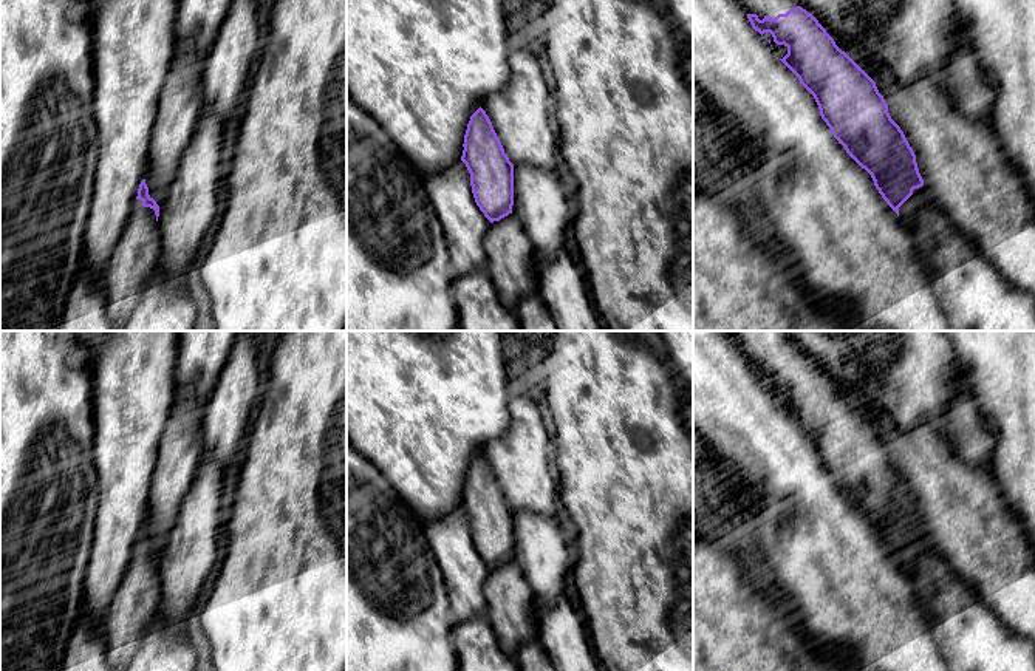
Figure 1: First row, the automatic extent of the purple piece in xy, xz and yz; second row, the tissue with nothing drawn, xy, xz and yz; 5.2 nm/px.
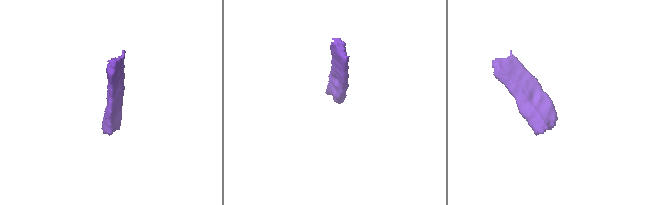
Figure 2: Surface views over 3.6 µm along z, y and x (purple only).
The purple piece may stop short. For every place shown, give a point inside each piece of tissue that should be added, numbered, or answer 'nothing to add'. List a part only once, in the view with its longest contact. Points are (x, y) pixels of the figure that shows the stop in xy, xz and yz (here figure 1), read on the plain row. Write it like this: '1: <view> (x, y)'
1: xy (133, 608)
2: yz (763, 347)

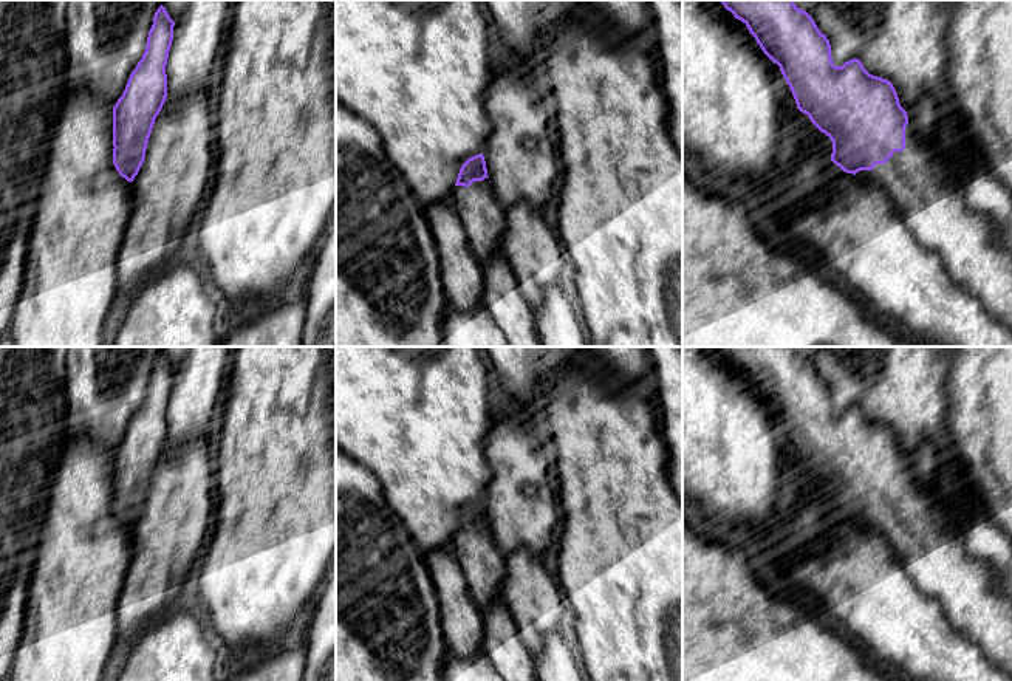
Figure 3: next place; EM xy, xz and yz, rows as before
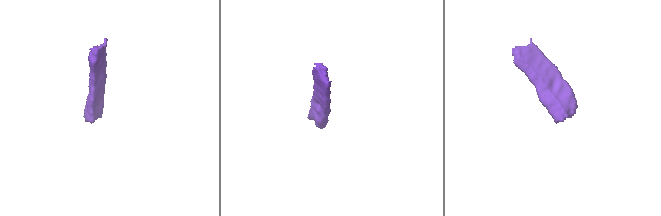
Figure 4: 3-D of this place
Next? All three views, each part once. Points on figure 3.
1: yz (916, 528)

